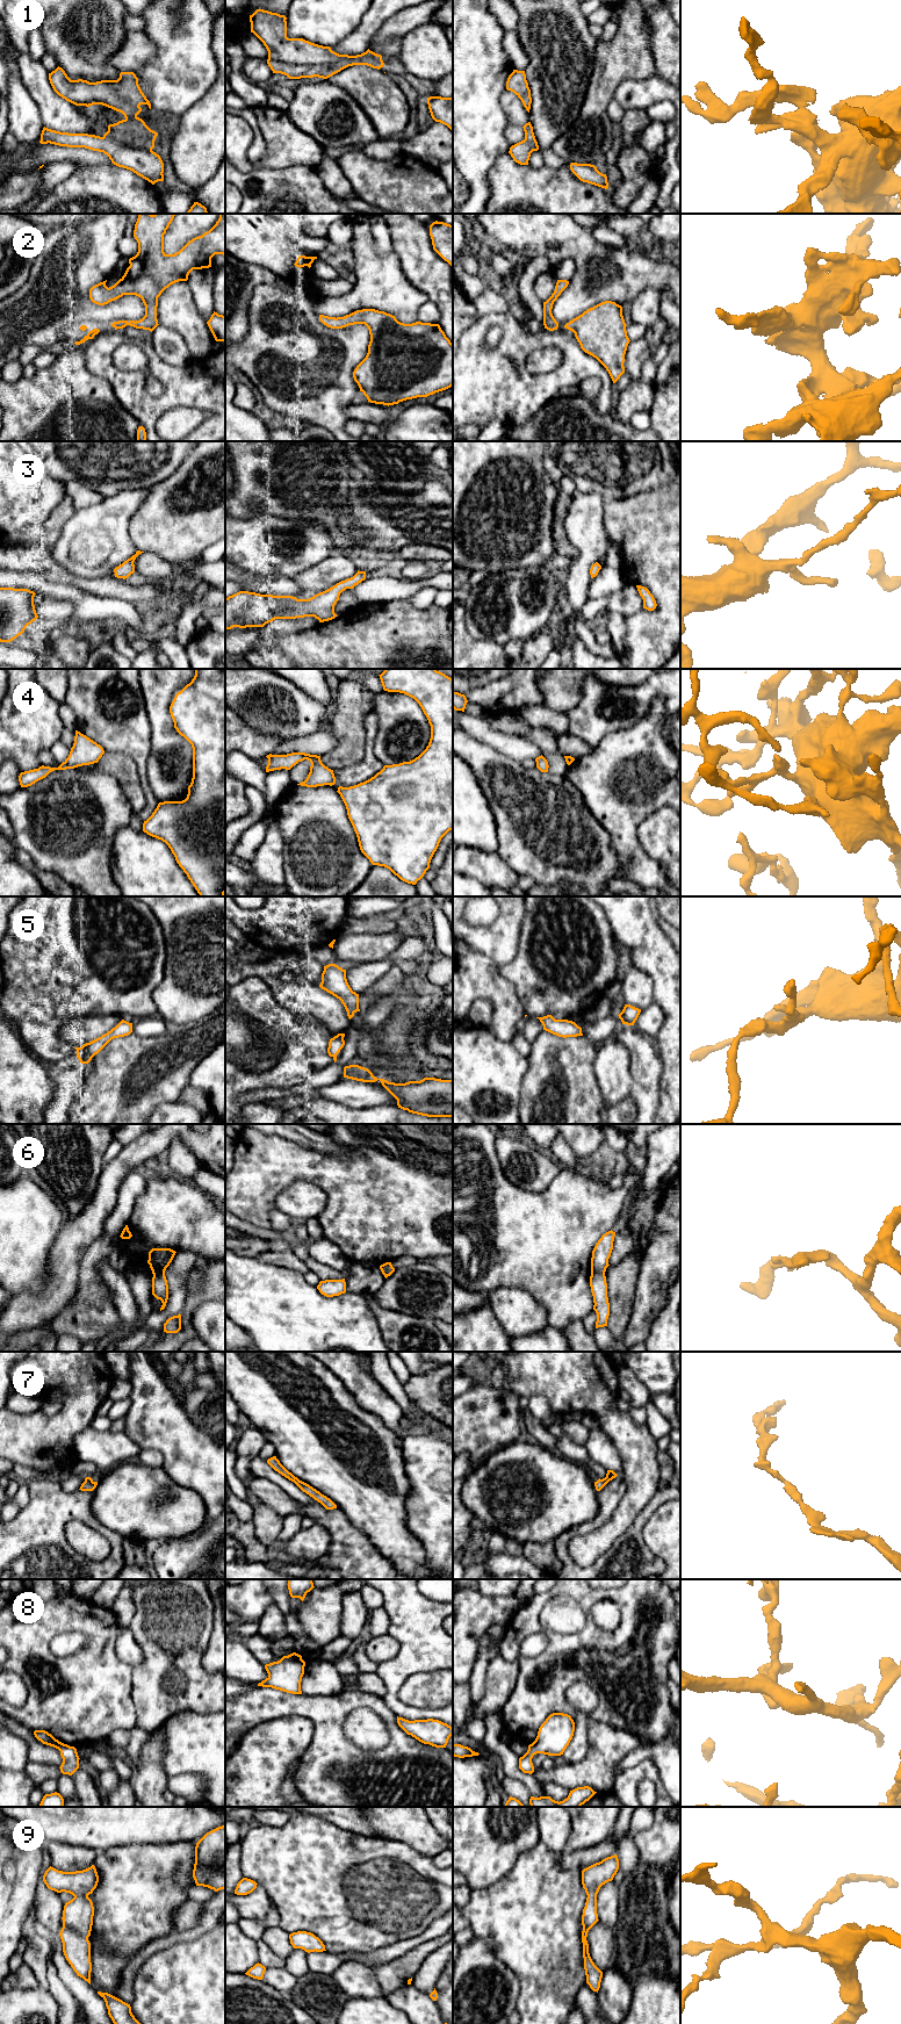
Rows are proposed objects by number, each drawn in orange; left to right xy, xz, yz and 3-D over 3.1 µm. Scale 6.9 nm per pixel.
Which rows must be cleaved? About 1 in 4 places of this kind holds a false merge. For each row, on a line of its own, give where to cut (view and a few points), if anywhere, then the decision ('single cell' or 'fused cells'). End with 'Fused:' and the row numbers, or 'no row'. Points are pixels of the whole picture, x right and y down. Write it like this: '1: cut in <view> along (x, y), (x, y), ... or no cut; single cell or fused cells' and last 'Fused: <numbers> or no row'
1: no cut; single cell
2: no cut; single cell
3: no cut; single cell
4: no cut; single cell
5: no cut; single cell
6: no cut; single cell
7: no cut; single cell
8: no cut; single cell
9: no cut; single cell
Fused: no row

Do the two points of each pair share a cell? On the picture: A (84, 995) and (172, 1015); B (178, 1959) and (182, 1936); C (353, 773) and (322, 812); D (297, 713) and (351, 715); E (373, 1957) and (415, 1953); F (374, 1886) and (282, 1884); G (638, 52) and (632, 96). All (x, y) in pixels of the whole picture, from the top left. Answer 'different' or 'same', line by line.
A: different
B: different
C: different
D: different
E: different
F: same
G: different

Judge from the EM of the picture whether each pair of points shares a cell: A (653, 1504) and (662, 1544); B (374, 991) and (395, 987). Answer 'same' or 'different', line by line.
A: different
B: same

